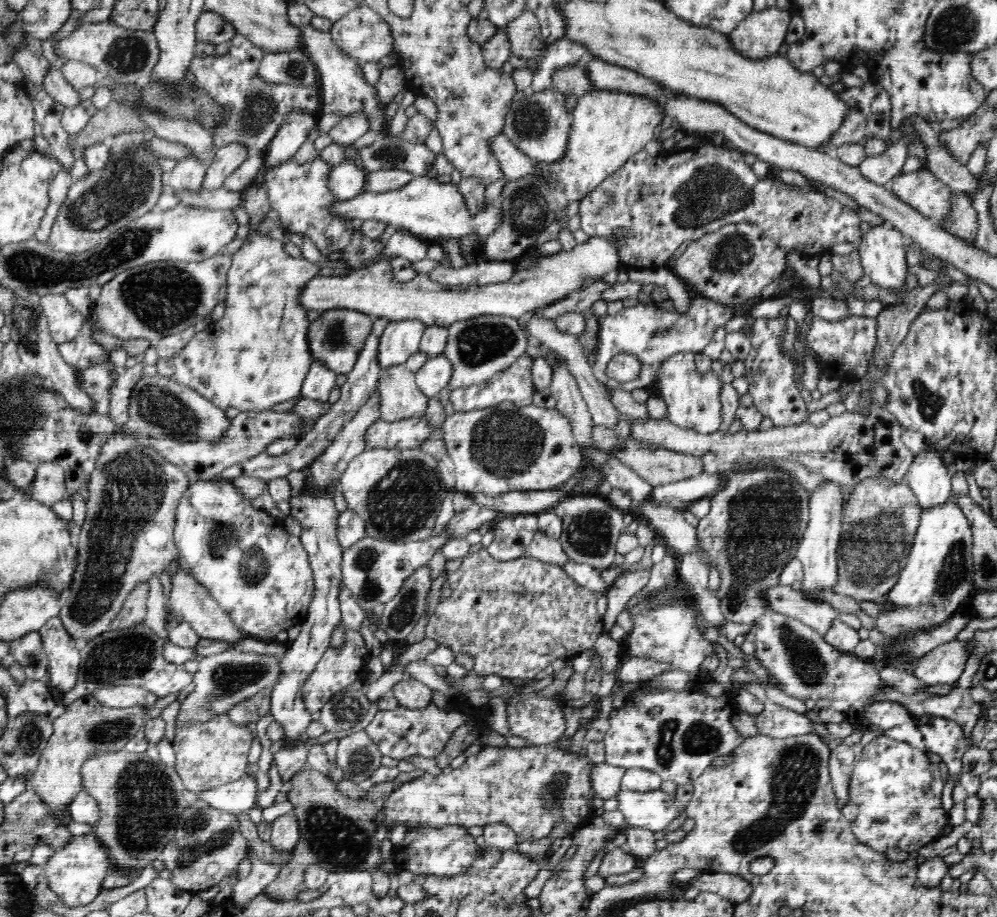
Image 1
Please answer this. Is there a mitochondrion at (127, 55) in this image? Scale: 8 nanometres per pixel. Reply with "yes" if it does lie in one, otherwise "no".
yes

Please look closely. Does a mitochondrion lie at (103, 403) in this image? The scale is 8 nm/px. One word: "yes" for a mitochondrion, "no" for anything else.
no

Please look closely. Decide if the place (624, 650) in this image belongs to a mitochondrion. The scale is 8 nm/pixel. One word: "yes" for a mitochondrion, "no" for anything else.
no

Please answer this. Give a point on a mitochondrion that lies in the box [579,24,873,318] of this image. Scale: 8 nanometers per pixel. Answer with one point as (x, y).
(713, 192)

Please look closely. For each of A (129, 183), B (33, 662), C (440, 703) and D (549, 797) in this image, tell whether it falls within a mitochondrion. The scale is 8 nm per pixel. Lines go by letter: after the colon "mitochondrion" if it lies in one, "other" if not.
A: mitochondrion
B: other
C: other
D: mitochondrion

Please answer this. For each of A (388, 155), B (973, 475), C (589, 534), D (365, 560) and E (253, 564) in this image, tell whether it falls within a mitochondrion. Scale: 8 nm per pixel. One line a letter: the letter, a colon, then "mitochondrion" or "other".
A: mitochondrion
B: other
C: mitochondrion
D: mitochondrion
E: mitochondrion

